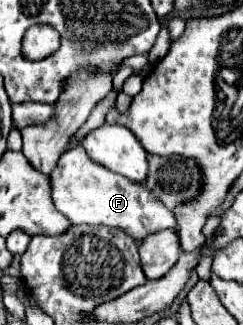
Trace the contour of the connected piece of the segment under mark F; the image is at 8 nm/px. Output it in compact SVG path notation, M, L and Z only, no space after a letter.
M80 145L60 155L54 171L50 173L50 179L56 209L76 225L84 223L84 225L118 227L134 241L142 241L144 237L156 231L176 227L172 211L168 211L166 205L158 201L144 185L134 183L114 171L108 171L100 163L94 163Z

